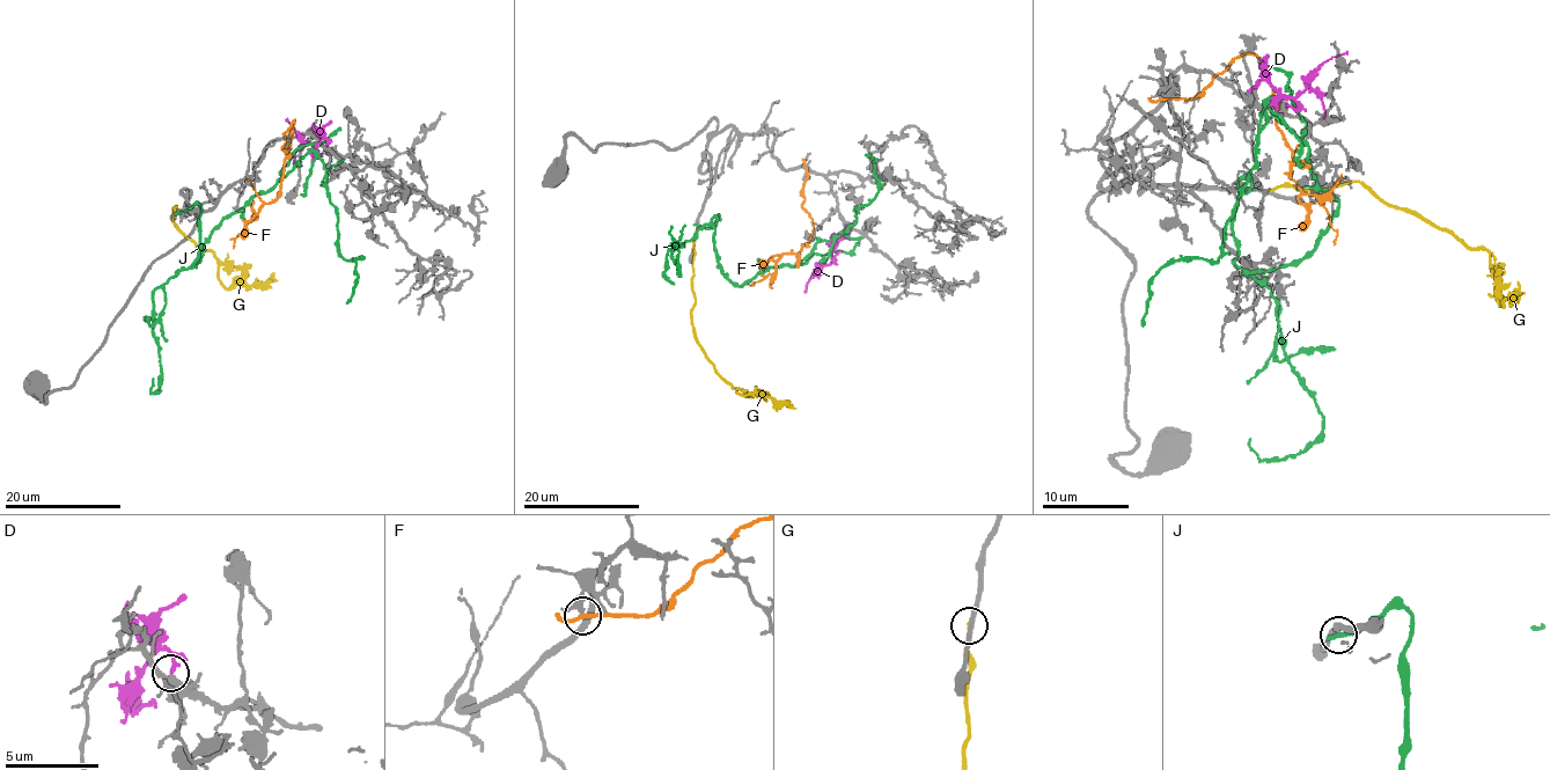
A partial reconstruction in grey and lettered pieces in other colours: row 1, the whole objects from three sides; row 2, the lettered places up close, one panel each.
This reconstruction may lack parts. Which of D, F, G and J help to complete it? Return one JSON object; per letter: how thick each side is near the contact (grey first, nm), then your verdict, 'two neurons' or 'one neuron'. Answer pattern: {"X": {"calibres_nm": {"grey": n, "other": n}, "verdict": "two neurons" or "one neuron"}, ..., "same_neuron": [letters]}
{"D": {"calibres_nm": {"grey": 480, "other": 200}, "verdict": "one neuron"}, "F": {"calibres_nm": {"grey": 320, "other": 190}, "verdict": "two neurons"}, "G": {"calibres_nm": {"grey": 280, "other": 220}, "verdict": "two neurons"}, "J": {"calibres_nm": {"grey": 340, "other": 280}, "verdict": "two neurons"}, "same_neuron": ["D"]}

